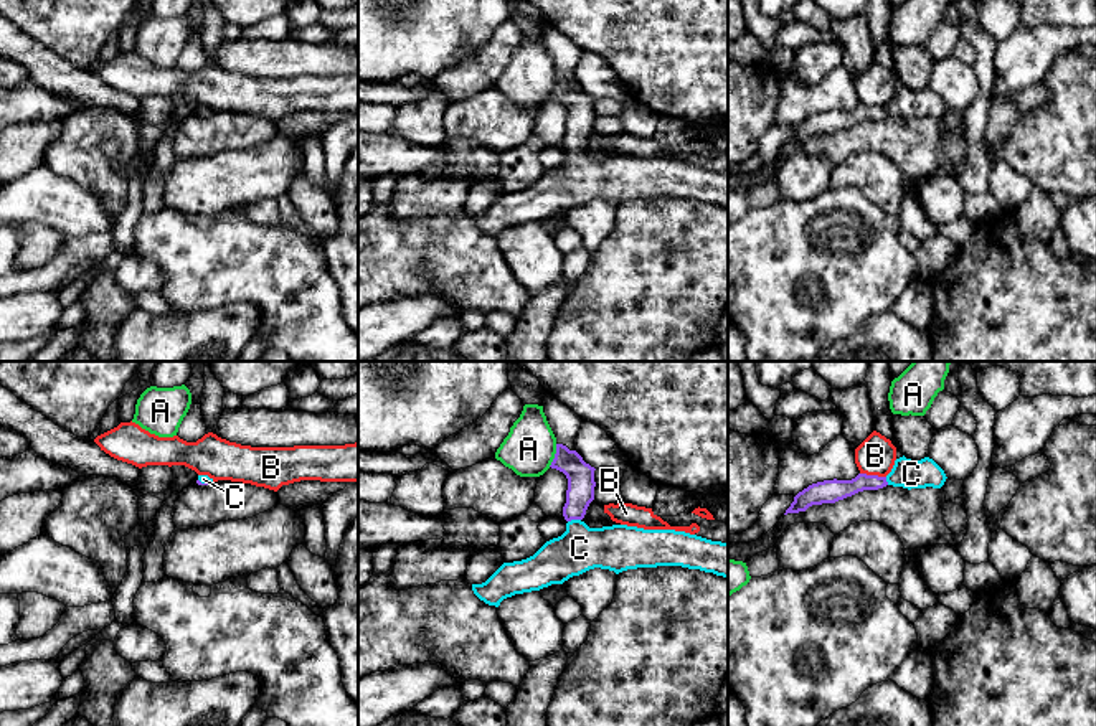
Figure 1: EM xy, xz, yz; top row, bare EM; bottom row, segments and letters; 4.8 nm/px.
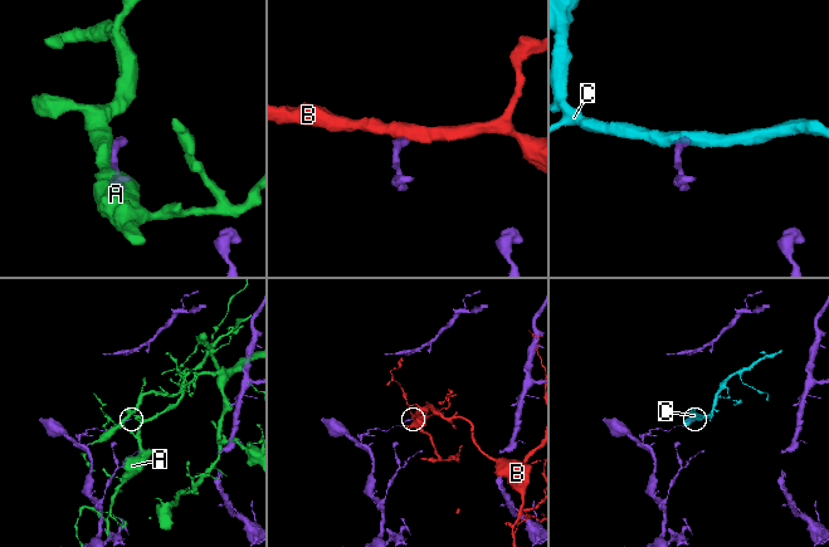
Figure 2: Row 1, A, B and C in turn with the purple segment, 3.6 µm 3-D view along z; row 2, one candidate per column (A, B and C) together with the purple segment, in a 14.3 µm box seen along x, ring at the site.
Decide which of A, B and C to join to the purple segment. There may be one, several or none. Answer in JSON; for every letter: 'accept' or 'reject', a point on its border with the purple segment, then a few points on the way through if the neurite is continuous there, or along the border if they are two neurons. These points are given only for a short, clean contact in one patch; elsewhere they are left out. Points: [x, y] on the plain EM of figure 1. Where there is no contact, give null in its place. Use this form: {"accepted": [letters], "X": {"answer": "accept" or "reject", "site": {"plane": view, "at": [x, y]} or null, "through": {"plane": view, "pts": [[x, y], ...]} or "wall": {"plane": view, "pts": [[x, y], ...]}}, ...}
{"accepted": [], "A": {"answer": "reject", "site": {"plane": "xz", "at": [555, 86]}}, "B": {"answer": "reject", "site": {"plane": "yz", "at": [873, 106]}}, "C": {"answer": "reject", "site": {"plane": "xz", "at": [573, 149]}, "wall": {"plane": "xz", "pts": [[580, 149], [568, 152]]}}}

